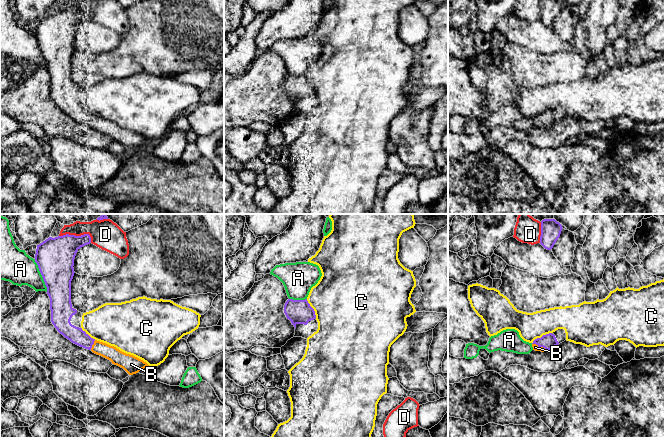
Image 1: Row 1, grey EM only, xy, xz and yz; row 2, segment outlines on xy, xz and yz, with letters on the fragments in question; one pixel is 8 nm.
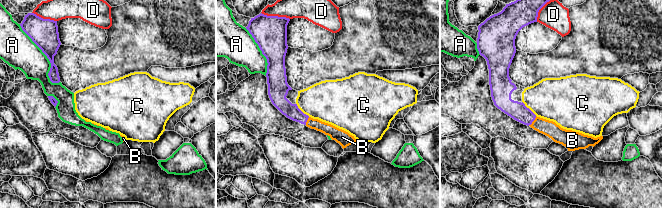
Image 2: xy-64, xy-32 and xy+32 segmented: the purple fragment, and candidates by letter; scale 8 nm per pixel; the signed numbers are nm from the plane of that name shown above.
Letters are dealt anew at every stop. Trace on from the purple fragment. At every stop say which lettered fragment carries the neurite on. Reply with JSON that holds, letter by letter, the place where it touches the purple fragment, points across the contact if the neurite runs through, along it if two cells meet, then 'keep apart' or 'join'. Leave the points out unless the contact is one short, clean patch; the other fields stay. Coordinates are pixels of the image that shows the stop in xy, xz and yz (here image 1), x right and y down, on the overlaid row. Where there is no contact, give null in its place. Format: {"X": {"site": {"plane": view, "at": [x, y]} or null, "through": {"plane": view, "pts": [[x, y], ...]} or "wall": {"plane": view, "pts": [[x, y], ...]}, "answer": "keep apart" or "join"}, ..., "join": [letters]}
{"A": {"site": {"plane": "xy", "at": [41, 274]}, "answer": "keep apart"}, "B": {"site": {"plane": "yz", "at": [539, 347]}, "answer": "join"}, "C": {"site": {"plane": "yz", "at": [542, 336]}, "answer": "keep apart"}, "D": {"site": {"plane": "xy", "at": [78, 236]}, "answer": "keep apart"}, "join": ["B"]}

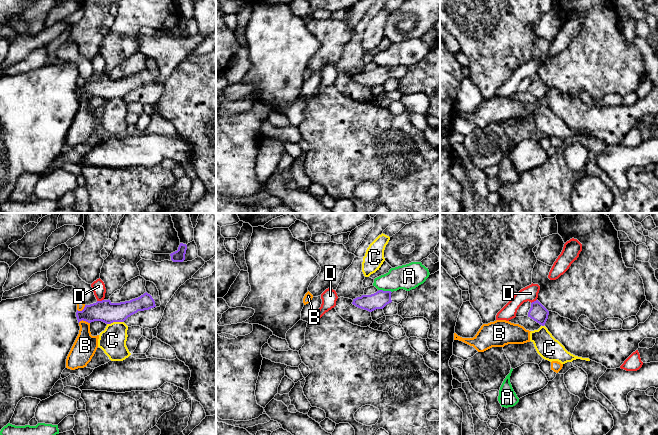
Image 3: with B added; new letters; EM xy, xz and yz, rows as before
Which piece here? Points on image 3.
{"A": {"site": {"plane": "xz", "at": [385, 291]}, "answer": "keep apart"}, "B": {"site": {"plane": "xy", "at": [84, 320]}, "wall": {"plane": "xy", "pts": [[78, 322], [83, 320], [89, 323]]}, "answer": "keep apart"}, "C": {"site": {"plane": "xy", "at": [115, 321]}, "wall": {"plane": "xy", "pts": [[123, 321], [113, 321], [107, 324]]}, "answer": "keep apart"}, "D": {"site": {"plane": "xy", "at": [100, 301]}, "wall": {"plane": "xy", "pts": [[103, 299], [97, 301]]}, "answer": "keep apart"}, "join": []}

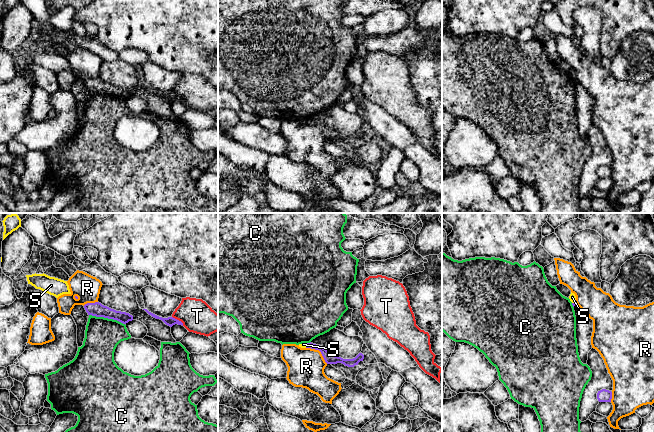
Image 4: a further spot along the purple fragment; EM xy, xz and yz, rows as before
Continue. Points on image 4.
{"C": {"site": {"plane": "xy", "at": [107, 317]}, "answer": "keep apart"}, "R": {"site": {"plane": "xz", "at": [319, 350]}, "answer": "keep apart"}, "S": {"site": {"plane": "xz", "at": [306, 345]}, "wall": {"plane": "xz", "pts": [[305, 343], [306, 347]]}, "answer": "keep apart"}, "T": {"site": {"plane": "xy", "at": [178, 320]}, "answer": "keep apart"}, "join": []}

